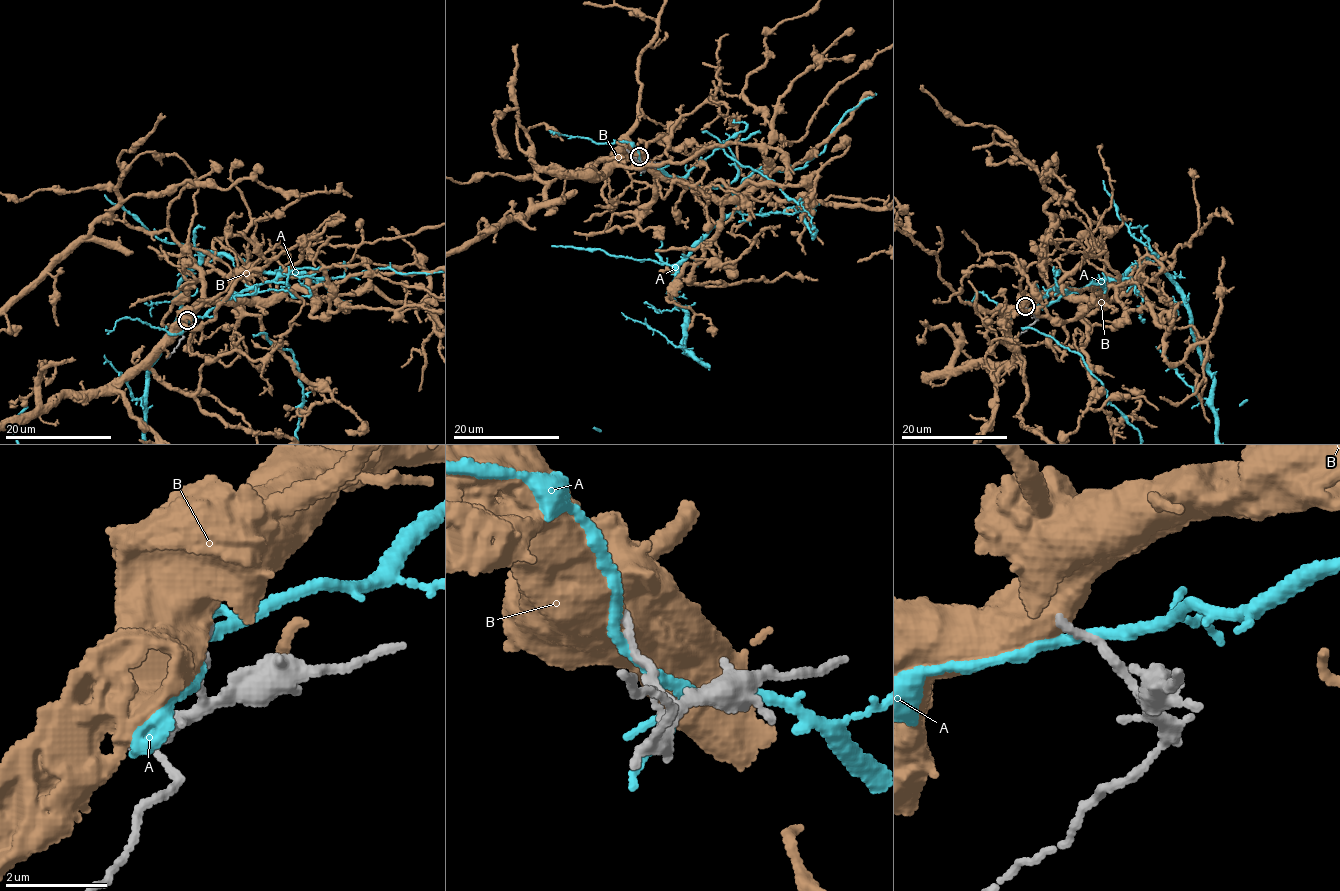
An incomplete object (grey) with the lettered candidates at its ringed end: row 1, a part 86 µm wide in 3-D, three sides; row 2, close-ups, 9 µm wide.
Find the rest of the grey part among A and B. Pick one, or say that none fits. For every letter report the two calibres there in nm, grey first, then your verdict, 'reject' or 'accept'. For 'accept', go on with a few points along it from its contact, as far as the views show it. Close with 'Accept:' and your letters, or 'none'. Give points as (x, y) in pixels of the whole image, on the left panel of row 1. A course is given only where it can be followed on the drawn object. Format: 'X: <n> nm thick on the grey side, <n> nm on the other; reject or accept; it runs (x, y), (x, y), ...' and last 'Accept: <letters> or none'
A: 200 nm thick on the grey side, 190 nm on the other; reject
B: 170 nm thick on the grey side, 800 nm on the other; reject
Accept: none

